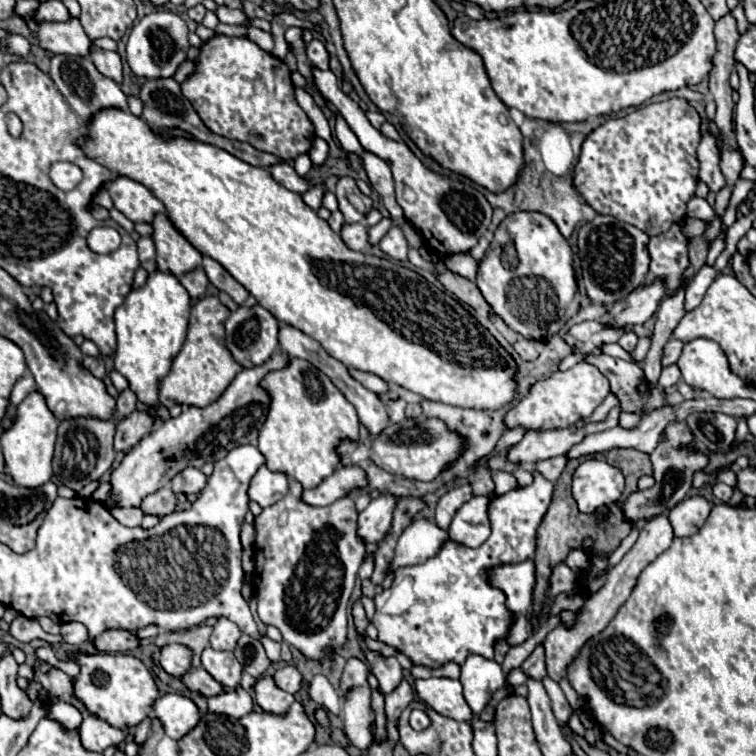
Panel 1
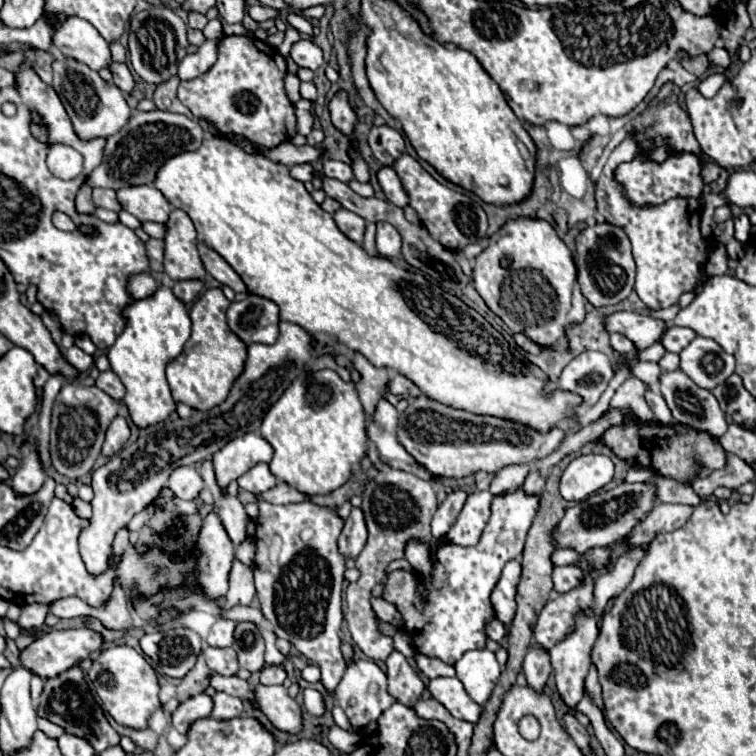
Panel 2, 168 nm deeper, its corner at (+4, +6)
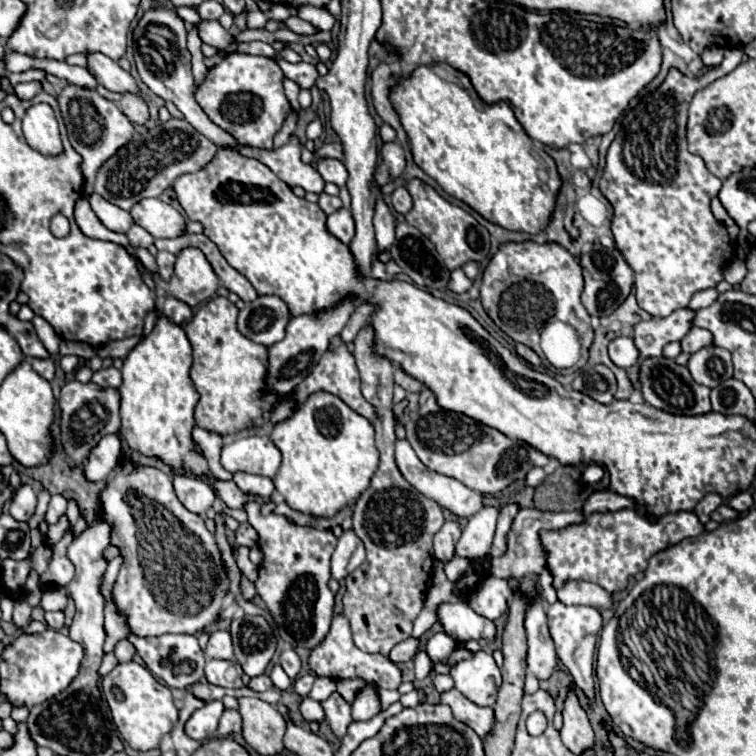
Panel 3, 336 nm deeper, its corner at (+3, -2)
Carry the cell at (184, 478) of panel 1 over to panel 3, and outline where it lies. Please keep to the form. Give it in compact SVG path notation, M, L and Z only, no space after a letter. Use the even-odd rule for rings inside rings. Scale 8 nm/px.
M174 476L172 480L176 496L184 504L184 508L194 514L206 514L216 498L210 486L194 476Z

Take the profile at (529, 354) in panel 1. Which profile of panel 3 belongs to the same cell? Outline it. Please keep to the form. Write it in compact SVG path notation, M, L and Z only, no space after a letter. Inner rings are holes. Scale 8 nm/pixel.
M516 344L516 352L518 352L526 362L530 362L532 366L540 366L540 364L542 364L542 360L538 358L538 354L536 354L534 350L530 350L528 346L524 346L524 344Z

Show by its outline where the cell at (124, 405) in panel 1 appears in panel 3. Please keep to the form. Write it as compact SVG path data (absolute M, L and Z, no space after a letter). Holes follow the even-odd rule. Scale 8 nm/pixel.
M110 366L110 368L102 368L102 370L94 372L92 382L98 384L98 386L102 386L102 388L114 388L114 390L118 390L118 386L122 384L122 376L120 376L120 372L114 366Z

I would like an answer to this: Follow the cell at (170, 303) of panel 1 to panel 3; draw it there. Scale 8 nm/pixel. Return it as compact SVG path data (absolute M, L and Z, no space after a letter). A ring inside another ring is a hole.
M160 316L154 330L144 336L124 358L122 366L122 386L120 386L120 416L122 428L120 434L128 442L132 450L142 452L144 456L156 456L170 464L172 468L184 466L198 474L208 474L208 478L216 484L220 498L226 502L228 508L240 508L248 502L270 502L270 498L250 496L234 482L222 482L214 478L208 470L206 458L192 450L192 428L194 428L194 406L198 402L198 392L194 390L188 370L192 366L192 346L186 338L182 326L174 326L170 318Z

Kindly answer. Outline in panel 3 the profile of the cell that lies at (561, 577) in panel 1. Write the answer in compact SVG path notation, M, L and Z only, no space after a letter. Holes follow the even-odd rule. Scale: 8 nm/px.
M568 580L562 588L558 588L558 600L568 606L586 604L598 610L612 606L612 598L604 588L592 582L584 582L584 580Z

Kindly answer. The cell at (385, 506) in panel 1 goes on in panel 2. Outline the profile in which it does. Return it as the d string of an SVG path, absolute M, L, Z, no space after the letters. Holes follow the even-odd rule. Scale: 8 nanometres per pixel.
M353 508L349 518L345 520L343 532L339 536L339 554L345 560L355 560L359 552L363 550L367 542L367 530L365 530L365 518L361 514L361 508Z

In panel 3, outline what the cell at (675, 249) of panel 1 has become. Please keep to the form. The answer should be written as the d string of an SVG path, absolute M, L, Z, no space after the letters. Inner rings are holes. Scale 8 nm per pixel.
M728 48L724 62L698 78L670 70L662 86L630 108L608 148L600 192L612 204L612 234L618 250L634 270L638 306L654 318L686 308L692 294L722 280L724 262L734 248L726 228L712 216L710 200L722 182L686 148L688 104L700 88L726 76L742 62L742 48Z

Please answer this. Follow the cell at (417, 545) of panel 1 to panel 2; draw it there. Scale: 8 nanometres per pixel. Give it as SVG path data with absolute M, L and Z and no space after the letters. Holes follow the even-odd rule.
M409 542L409 546L405 548L405 558L411 562L411 566L419 572L419 576L431 576L433 570L433 562L431 562L431 544L415 544Z

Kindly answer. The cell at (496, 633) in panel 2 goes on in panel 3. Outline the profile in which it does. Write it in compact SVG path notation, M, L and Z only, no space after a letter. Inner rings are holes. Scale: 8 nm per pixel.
M442 602L436 610L438 622L444 632L458 642L464 640L488 640L494 642L496 626L492 620L482 618L466 602Z

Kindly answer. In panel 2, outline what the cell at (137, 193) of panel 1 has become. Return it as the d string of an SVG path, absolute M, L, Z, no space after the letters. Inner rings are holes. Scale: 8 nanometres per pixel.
M131 186L129 190L119 190L117 198L129 214L141 222L165 222L173 206L155 186Z

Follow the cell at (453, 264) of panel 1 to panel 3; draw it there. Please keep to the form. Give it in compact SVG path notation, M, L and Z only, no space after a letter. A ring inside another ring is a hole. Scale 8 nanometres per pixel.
M460 268L452 272L450 284L448 284L448 288L450 288L452 292L456 292L456 294L462 294L462 292L470 290L470 286L472 286L472 280L470 280L470 278L466 278L466 274L464 274Z

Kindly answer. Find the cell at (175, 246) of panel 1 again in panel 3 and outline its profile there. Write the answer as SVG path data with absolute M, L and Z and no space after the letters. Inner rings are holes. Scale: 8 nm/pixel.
M184 248L176 256L174 274L170 278L170 294L190 306L208 300L218 288L218 276L198 248Z

